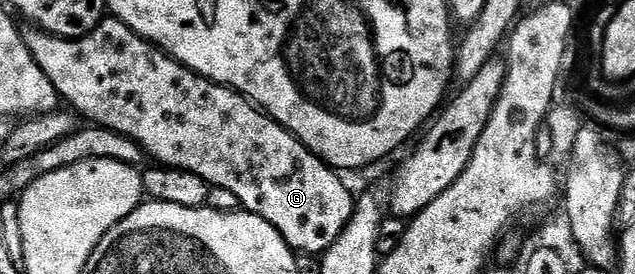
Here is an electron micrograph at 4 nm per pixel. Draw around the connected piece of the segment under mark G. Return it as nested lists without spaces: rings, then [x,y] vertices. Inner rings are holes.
[[[103,16],[100,24],[83,37],[73,39],[55,37],[53,33],[45,33],[44,30],[37,27],[26,27],[22,29],[22,38],[28,47],[28,51],[32,51],[32,59],[36,59],[36,63],[40,63],[40,71],[44,71],[44,75],[48,75],[48,79],[52,79],[52,87],[56,87],[59,98],[73,112],[77,113],[79,118],[105,129],[116,131],[120,135],[128,135],[128,139],[140,143],[140,147],[146,152],[147,158],[159,166],[167,169],[192,171],[196,175],[200,175],[200,179],[204,179],[212,187],[224,187],[227,191],[232,191],[232,195],[236,195],[236,199],[240,199],[242,209],[245,212],[260,215],[260,219],[272,223],[272,227],[276,227],[278,234],[290,244],[291,249],[299,254],[321,255],[325,253],[328,247],[332,247],[332,243],[336,243],[336,239],[340,235],[340,231],[344,231],[348,219],[352,219],[356,200],[355,194],[353,192],[350,194],[349,187],[338,178],[341,176],[321,157],[317,157],[308,146],[303,145],[297,137],[293,137],[283,125],[276,123],[266,113],[263,113],[250,98],[242,96],[227,85],[217,85],[214,81],[209,81],[207,77],[201,77],[200,74],[192,72],[190,68],[181,65],[175,57],[169,57],[164,50],[153,45],[151,41],[145,41],[140,35],[136,35],[136,31],[132,31],[132,27],[125,25],[119,17]]]

